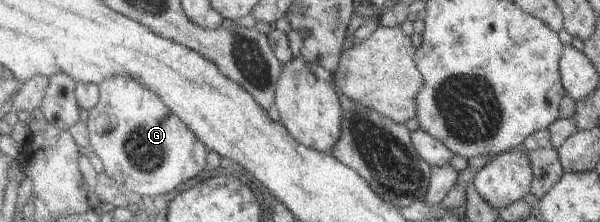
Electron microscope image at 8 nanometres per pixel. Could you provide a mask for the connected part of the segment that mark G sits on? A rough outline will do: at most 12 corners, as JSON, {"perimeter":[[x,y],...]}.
{"perimeter":[[112,76],[89,110],[104,173],[146,201],[207,167],[154,91]]}

